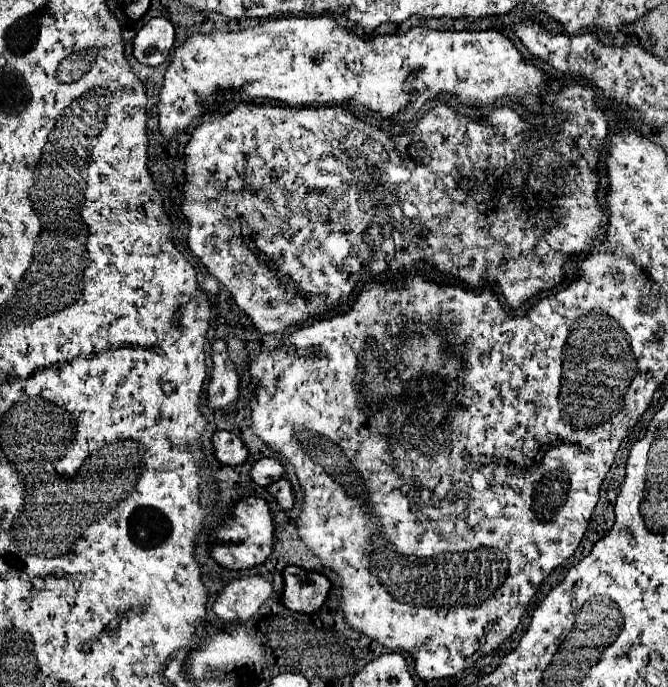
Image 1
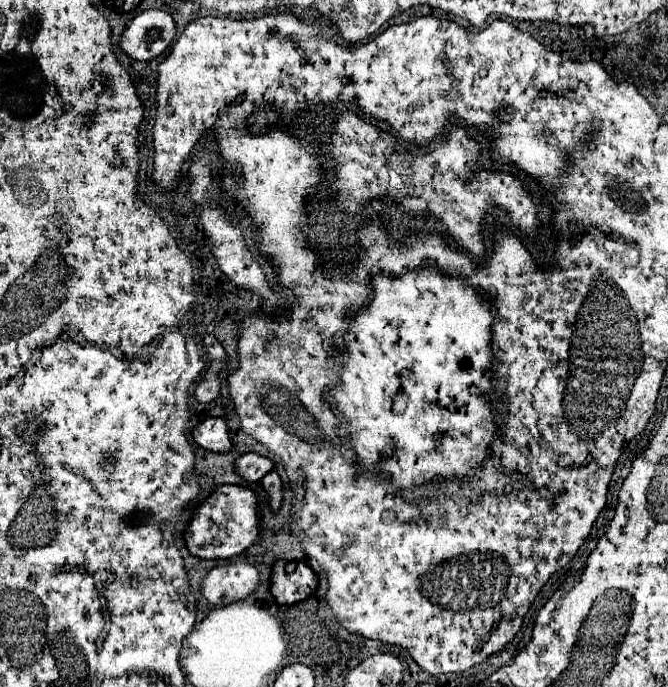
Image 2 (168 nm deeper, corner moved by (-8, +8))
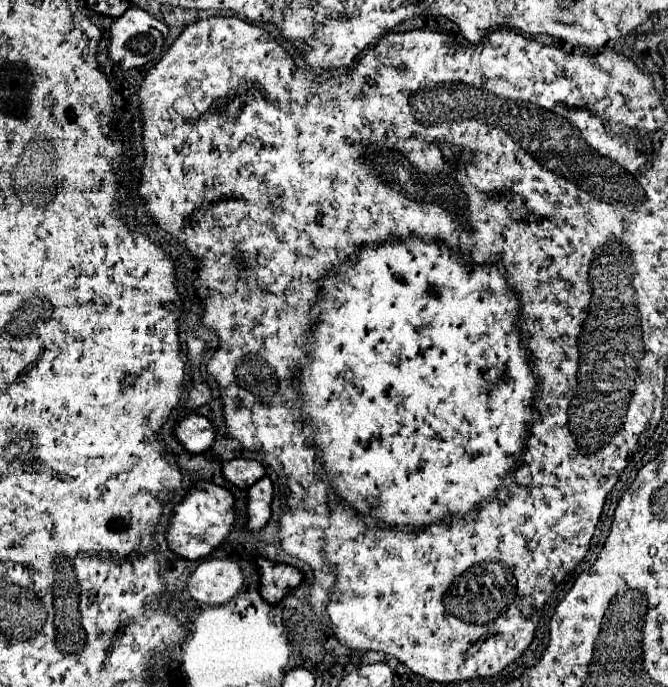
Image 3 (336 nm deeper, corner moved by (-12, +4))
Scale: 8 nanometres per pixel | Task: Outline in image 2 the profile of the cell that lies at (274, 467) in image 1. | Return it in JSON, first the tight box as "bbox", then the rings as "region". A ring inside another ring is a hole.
{"bbox":[234,453,274,483],"region":[[[246,453],[234,461],[234,469],[242,479],[254,483],[260,481],[266,473],[270,473],[274,469],[274,463],[258,453]]]}

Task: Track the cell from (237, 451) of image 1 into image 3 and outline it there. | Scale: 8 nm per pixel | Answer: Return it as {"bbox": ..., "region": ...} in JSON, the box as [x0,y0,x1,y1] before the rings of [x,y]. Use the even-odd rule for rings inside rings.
{"bbox":[174,415,216,453],"region":[[[188,415],[186,419],[182,419],[176,425],[174,433],[176,433],[178,441],[190,453],[204,453],[216,441],[216,433],[214,433],[212,423],[206,417],[202,417],[202,415]]]}

